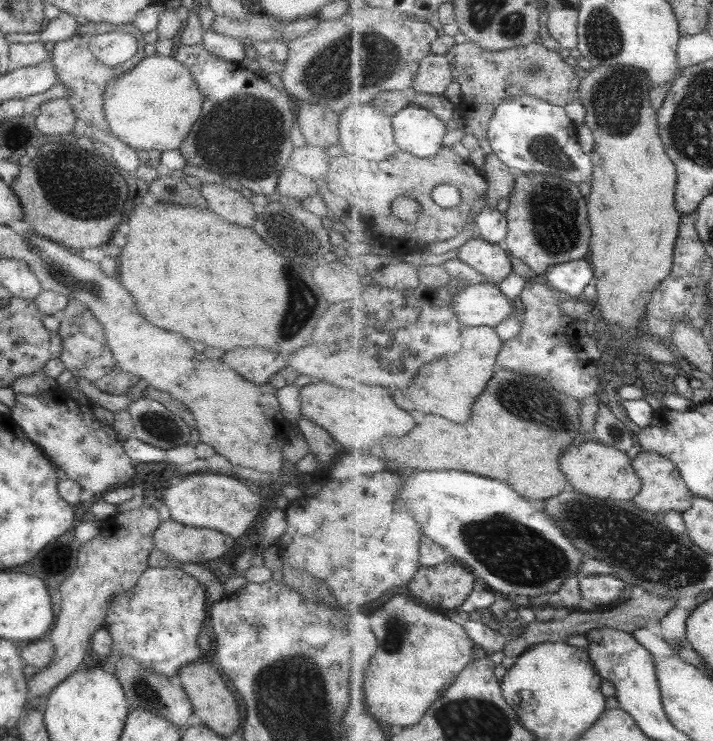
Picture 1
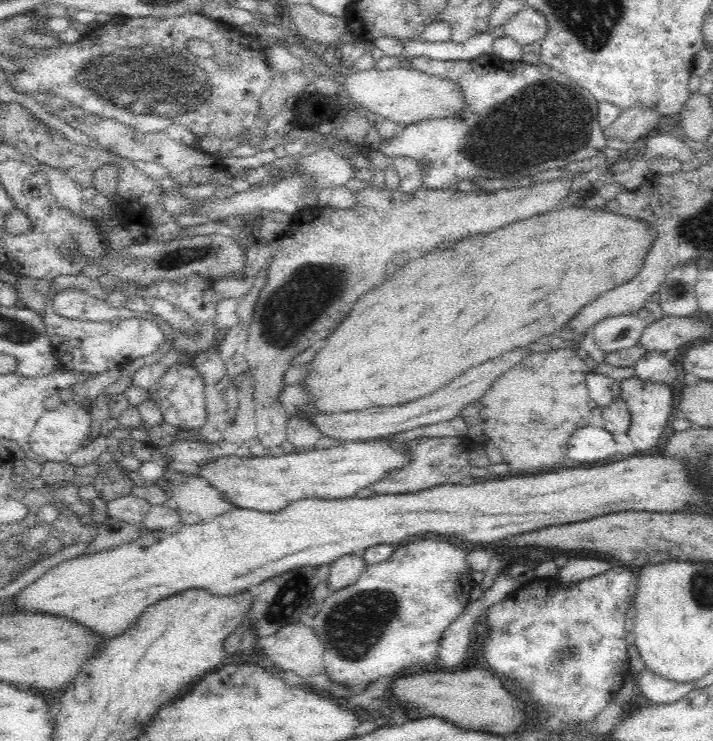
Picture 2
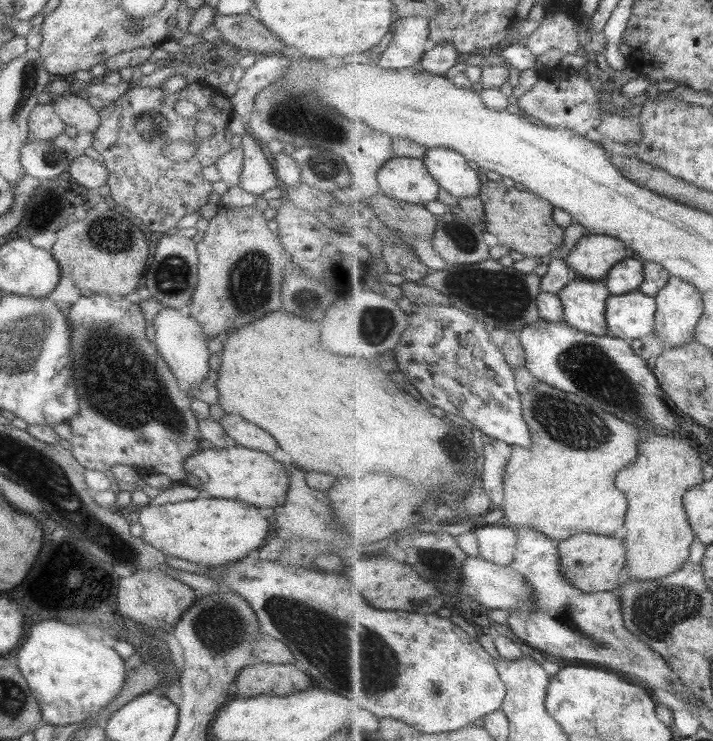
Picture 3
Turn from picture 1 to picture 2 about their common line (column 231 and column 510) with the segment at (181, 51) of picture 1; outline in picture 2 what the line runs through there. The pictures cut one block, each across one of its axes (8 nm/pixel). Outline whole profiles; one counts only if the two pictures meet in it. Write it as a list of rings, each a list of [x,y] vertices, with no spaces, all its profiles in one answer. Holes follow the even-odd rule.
[[[482,55],[472,60],[432,60],[427,56],[412,57],[410,62],[406,66],[408,69],[418,70],[429,75],[438,75],[442,78],[448,78],[448,80],[454,81],[458,86],[462,87],[462,95],[465,98],[465,110],[460,117],[457,118],[436,118],[432,120],[420,120],[415,124],[403,126],[399,129],[396,136],[389,138],[388,140],[382,140],[379,144],[380,152],[386,154],[386,156],[408,156],[414,158],[418,164],[424,165],[422,170],[422,184],[424,187],[430,190],[436,189],[448,189],[452,188],[456,183],[463,180],[472,180],[476,177],[488,177],[488,178],[503,178],[503,179],[521,179],[536,174],[540,171],[547,171],[550,169],[564,169],[569,162],[578,162],[578,160],[586,160],[586,158],[594,158],[598,154],[604,154],[604,148],[608,146],[608,140],[604,137],[604,131],[600,128],[598,123],[599,103],[596,98],[592,96],[590,91],[582,89],[582,86],[576,84],[576,81],[559,73],[558,70],[546,65],[542,62],[538,62],[536,65],[527,64],[524,61],[505,61],[499,56]]]

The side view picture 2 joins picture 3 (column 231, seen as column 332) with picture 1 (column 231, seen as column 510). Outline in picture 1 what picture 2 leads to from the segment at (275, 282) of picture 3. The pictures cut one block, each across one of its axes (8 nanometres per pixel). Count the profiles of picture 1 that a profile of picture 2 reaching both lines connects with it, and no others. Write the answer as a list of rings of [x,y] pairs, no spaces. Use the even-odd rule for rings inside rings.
[[[206,183],[201,186],[209,209],[232,224],[254,226],[257,217],[250,199],[224,183]]]

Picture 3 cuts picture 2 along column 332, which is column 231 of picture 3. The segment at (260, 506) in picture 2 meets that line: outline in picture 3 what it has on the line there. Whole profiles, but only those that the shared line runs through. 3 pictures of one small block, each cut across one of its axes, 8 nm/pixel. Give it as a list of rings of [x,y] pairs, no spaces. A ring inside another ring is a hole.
[[[235,445],[229,448],[201,450],[185,461],[184,483],[197,488],[202,495],[228,498],[257,507],[282,506],[287,499],[291,483],[283,463],[274,460],[270,453]]]

